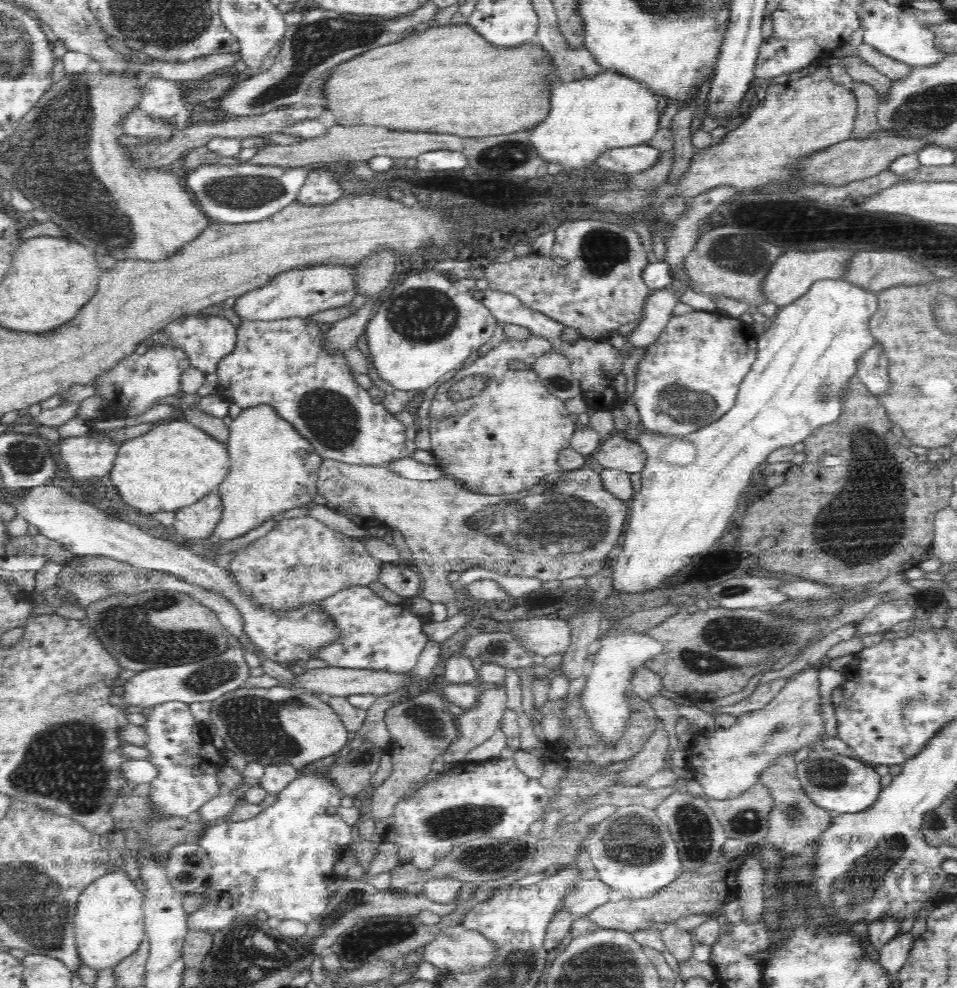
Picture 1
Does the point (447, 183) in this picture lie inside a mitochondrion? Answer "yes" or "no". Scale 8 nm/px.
no

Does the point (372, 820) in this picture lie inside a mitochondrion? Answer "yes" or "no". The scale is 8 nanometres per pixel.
no

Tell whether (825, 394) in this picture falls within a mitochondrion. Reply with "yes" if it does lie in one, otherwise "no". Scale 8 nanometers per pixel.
yes

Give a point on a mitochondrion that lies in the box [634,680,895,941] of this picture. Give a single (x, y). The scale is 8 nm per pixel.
(693, 831)

